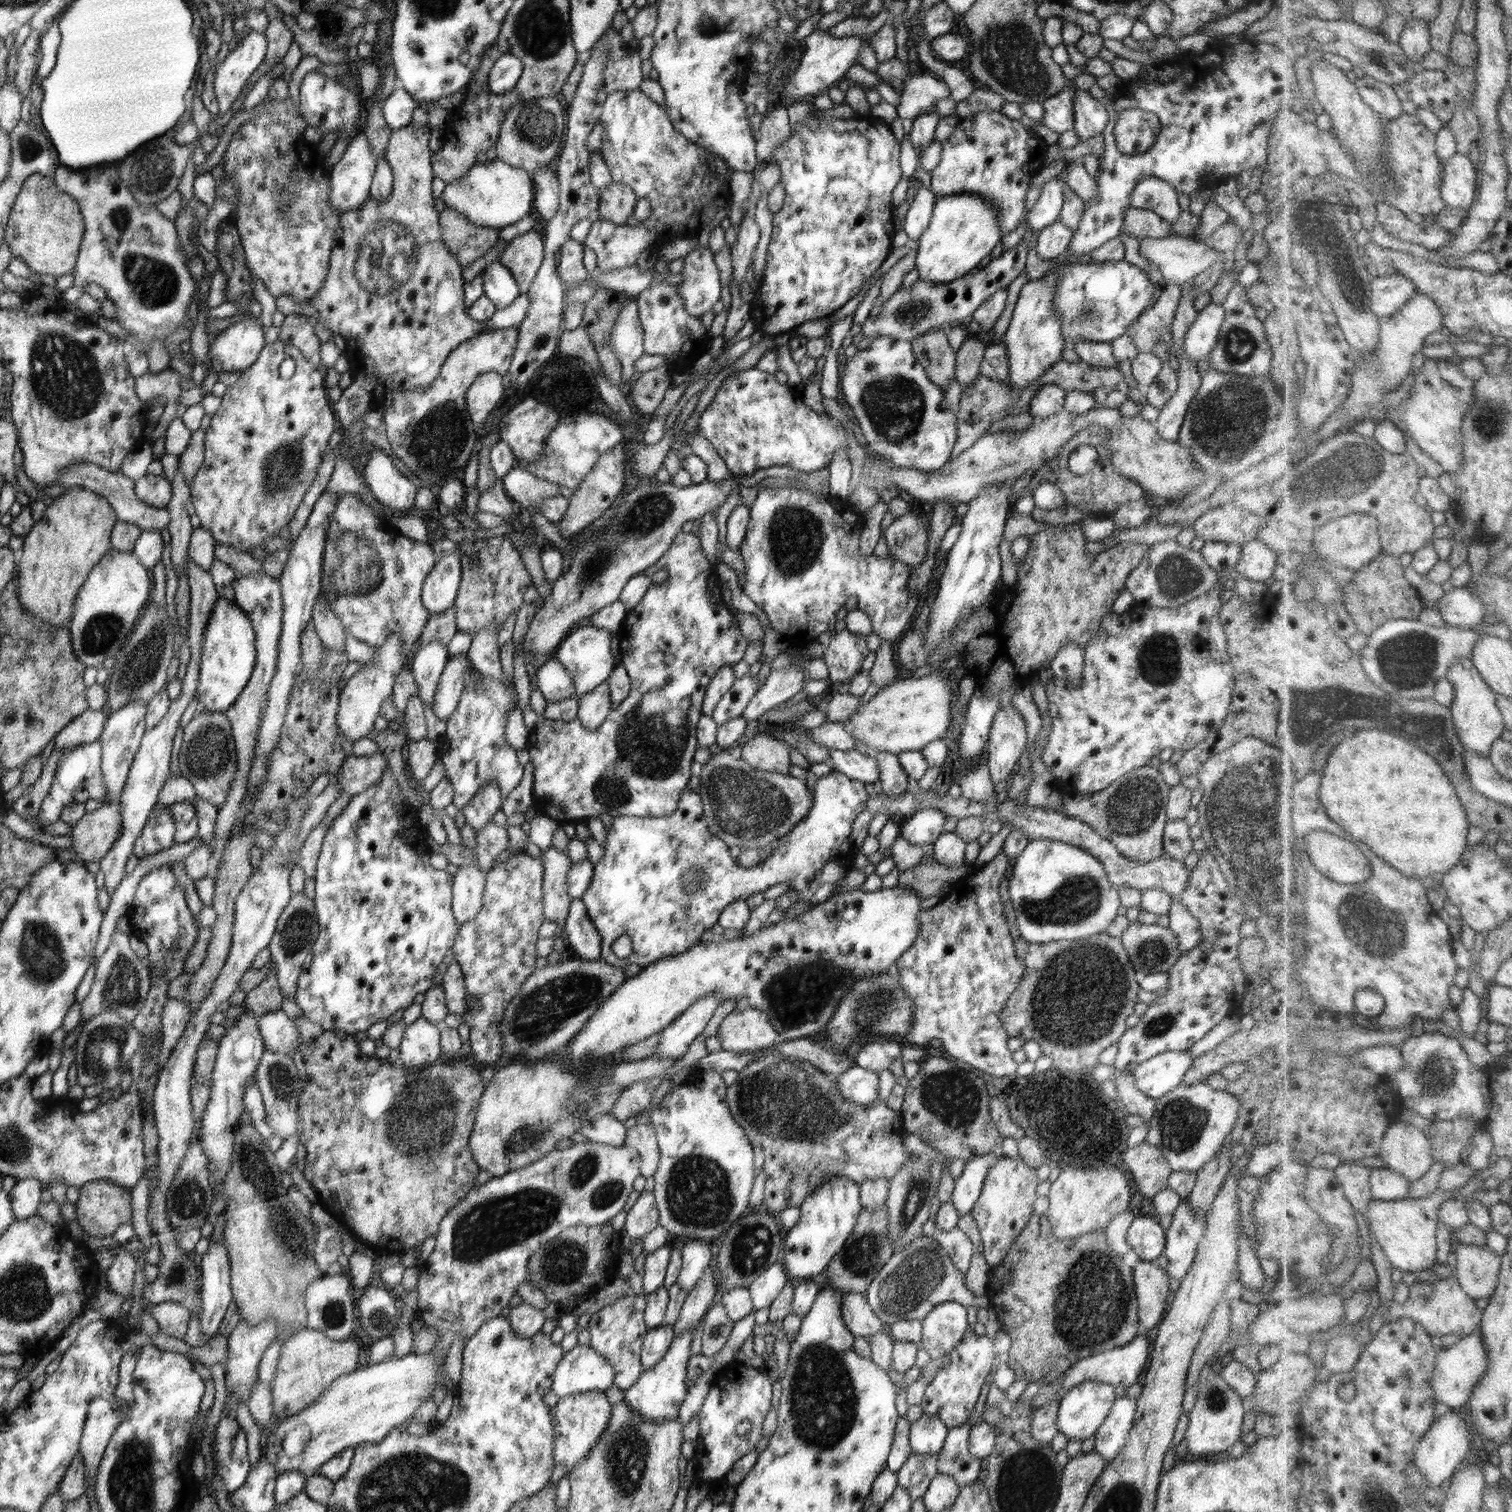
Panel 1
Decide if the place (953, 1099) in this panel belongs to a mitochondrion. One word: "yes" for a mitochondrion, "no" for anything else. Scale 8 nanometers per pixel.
yes

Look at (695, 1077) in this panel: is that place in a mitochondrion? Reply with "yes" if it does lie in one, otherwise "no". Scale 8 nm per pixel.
no

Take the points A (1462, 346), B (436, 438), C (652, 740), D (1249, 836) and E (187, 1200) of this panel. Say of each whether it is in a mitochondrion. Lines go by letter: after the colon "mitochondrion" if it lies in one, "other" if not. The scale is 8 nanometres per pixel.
A: other
B: mitochondrion
C: mitochondrion
D: mitochondrion
E: mitochondrion

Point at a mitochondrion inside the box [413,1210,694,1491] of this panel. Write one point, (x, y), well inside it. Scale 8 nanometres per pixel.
(561, 1262)

